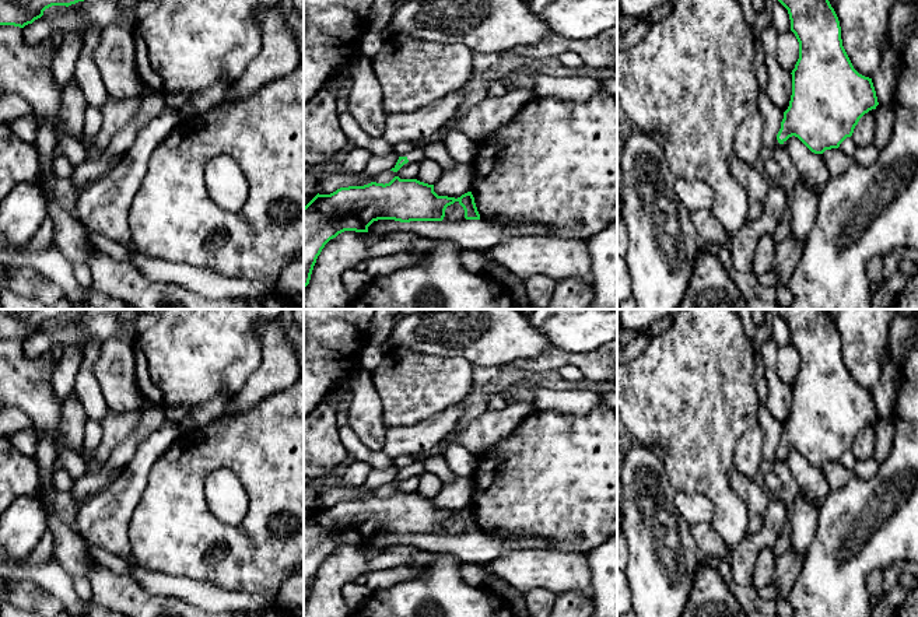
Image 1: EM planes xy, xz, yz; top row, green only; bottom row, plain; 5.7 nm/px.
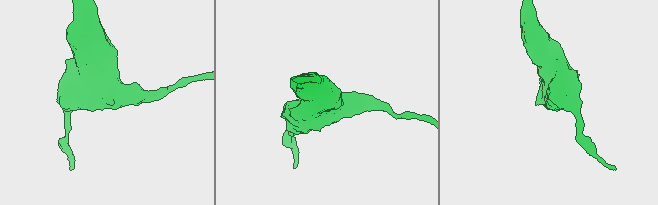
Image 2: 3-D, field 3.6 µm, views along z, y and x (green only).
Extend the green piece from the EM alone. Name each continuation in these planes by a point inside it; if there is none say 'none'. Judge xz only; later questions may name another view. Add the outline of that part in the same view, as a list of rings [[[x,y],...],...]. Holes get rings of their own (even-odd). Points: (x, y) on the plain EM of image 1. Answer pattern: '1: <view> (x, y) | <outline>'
1: xz (416, 469) | [[[427,458],[414,460],[409,467],[407,467],[407,473],[409,476],[414,476],[414,477],[420,477],[423,473],[425,473],[425,467],[424,467],[424,462]]]

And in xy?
none

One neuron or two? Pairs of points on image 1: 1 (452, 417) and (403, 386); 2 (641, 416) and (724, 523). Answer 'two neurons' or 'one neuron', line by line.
1: two neurons
2: one neuron

